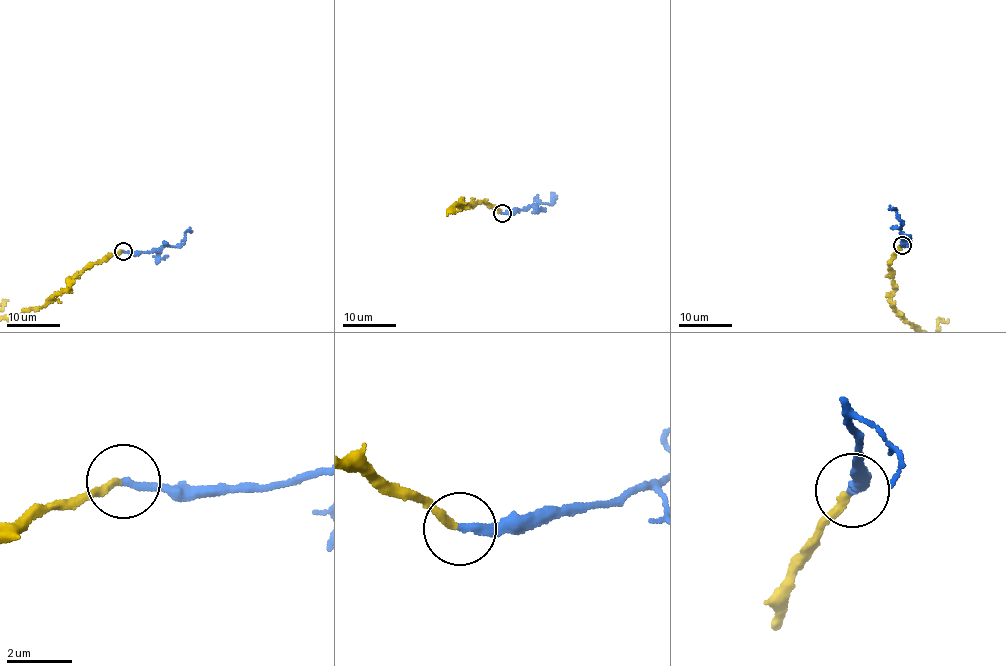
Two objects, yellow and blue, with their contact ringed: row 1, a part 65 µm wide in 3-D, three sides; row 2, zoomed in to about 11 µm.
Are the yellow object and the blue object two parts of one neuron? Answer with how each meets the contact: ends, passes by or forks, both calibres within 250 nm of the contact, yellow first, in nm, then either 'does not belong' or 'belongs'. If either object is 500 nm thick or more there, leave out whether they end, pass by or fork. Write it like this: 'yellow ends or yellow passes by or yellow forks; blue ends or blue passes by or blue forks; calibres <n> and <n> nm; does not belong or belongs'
yellow ends; blue ends; calibres 220 and 240 nm; belongs

